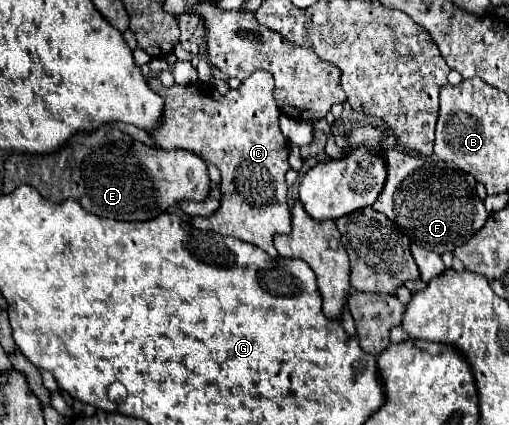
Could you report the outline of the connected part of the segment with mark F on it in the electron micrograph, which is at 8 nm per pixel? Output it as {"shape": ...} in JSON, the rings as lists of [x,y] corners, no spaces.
{"shape":[[[388,148],[382,154],[388,164],[388,182],[372,208],[386,214],[410,238],[410,242],[426,250],[432,250],[436,254],[454,252],[456,246],[470,240],[486,224],[486,208],[476,194],[474,176],[458,170],[456,166],[450,166],[450,162],[444,162],[432,156],[410,156],[410,154],[398,152],[396,148]]]}

